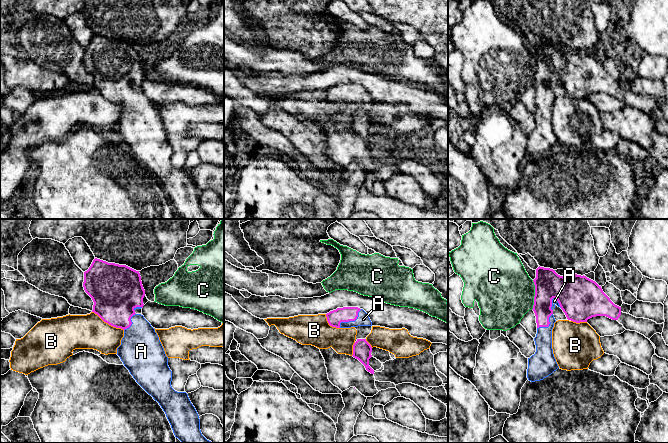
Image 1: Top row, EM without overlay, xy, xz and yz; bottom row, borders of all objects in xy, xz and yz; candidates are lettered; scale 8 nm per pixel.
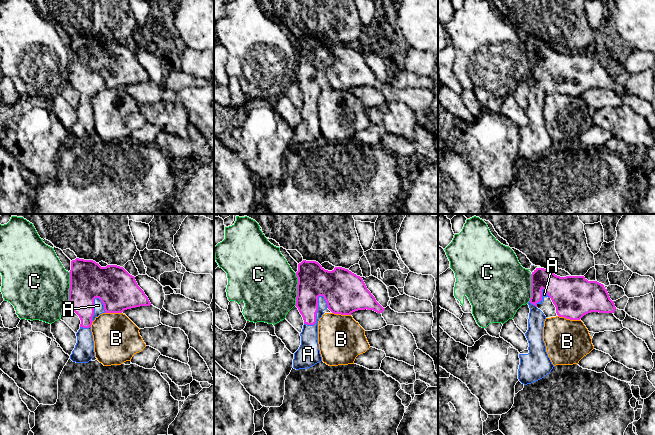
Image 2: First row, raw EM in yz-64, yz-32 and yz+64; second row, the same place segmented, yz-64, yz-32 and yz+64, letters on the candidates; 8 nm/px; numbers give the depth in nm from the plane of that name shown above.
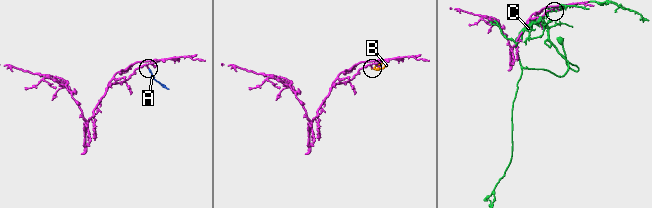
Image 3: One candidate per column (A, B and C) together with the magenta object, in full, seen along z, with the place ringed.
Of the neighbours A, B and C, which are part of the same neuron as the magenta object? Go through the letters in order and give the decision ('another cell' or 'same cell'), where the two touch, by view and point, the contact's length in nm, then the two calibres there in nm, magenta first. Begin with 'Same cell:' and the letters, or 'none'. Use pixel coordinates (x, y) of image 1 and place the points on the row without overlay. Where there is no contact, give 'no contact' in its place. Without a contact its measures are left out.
Same cell: A
A: same cell; contact xz (350, 96); length 240 nm; calibres 120 and 100 nm
B: another cell; contact xy (108, 99); length 300 nm; calibres 380 and 280 nm
C: another cell; contact yz (535, 71); length 240 nm; calibres 220 and 460 nm

